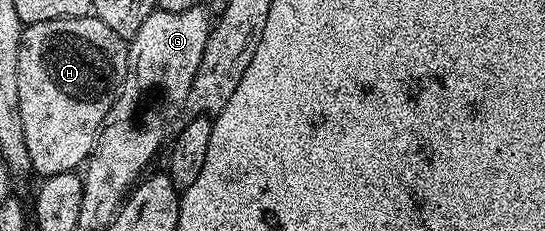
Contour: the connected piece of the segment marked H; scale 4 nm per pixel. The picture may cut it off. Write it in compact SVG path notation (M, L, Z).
M98 17L59 18L23 27L18 52L18 108L22 108L26 152L30 152L32 168L37 175L75 171L87 163L100 128L116 103L127 75L128 42L120 38L114 28L106 28Z

